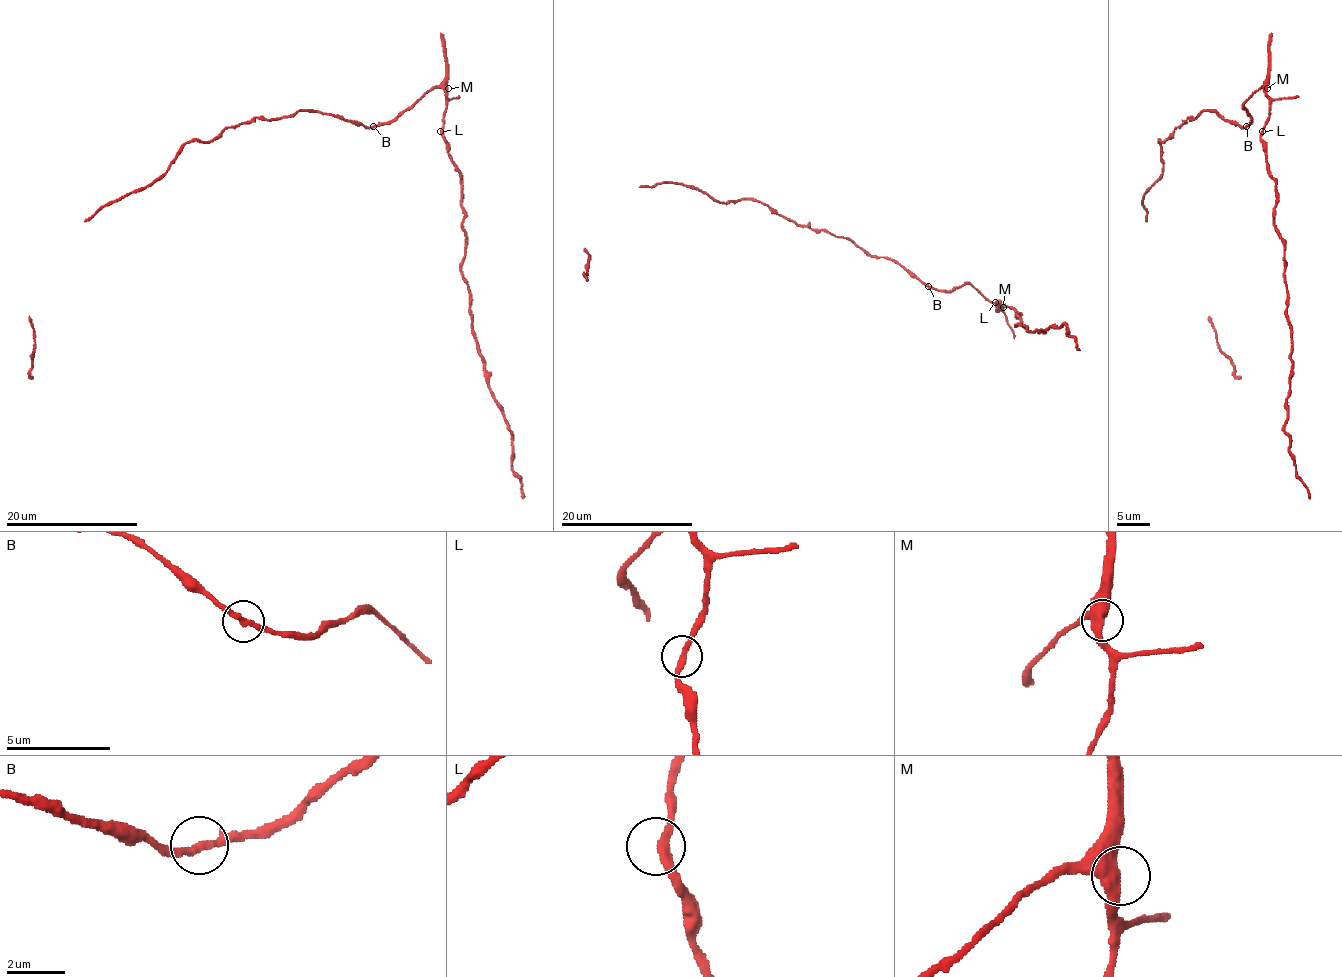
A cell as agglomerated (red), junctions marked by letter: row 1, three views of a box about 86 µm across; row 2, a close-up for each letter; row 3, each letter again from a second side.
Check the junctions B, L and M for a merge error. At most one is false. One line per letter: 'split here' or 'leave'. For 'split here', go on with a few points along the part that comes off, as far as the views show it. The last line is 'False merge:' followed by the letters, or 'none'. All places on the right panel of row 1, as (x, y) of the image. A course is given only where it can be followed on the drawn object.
B: leave
L: leave
M: leave
False merge: none

